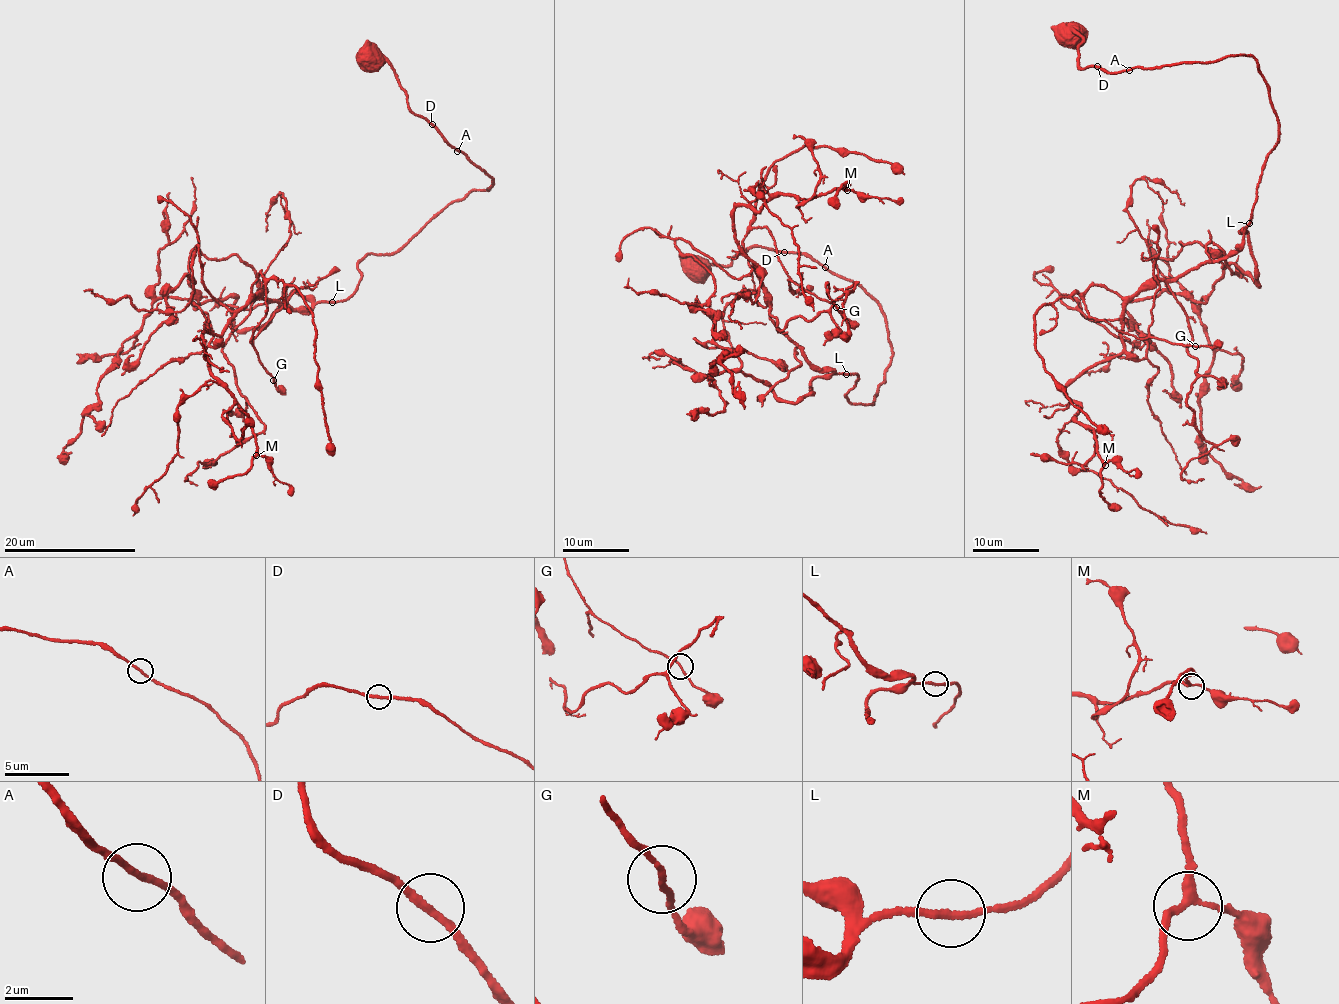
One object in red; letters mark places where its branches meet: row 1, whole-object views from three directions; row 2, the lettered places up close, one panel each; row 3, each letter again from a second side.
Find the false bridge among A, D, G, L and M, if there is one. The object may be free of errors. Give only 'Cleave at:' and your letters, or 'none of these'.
Cleave at: none of these

